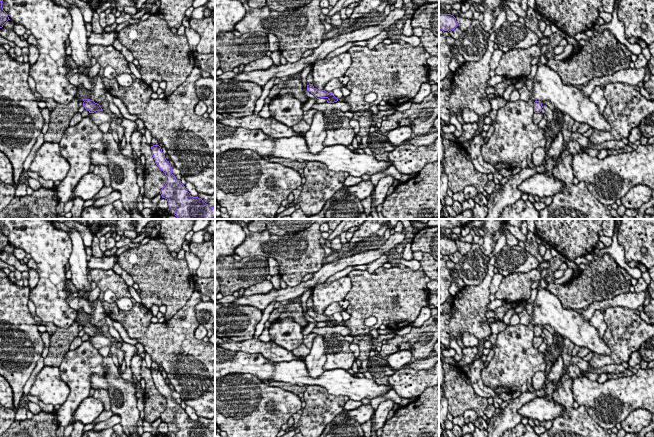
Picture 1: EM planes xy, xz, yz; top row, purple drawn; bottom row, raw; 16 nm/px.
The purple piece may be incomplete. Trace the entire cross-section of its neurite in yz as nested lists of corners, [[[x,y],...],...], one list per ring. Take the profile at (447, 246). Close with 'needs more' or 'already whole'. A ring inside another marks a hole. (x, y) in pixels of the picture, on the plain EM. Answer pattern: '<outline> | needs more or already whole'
[[[439,238],[439,252],[444,255],[454,254],[458,250],[456,242],[451,238]]] | already whole

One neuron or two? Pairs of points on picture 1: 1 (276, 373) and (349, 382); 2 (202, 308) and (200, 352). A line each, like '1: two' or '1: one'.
1: one
2: two

